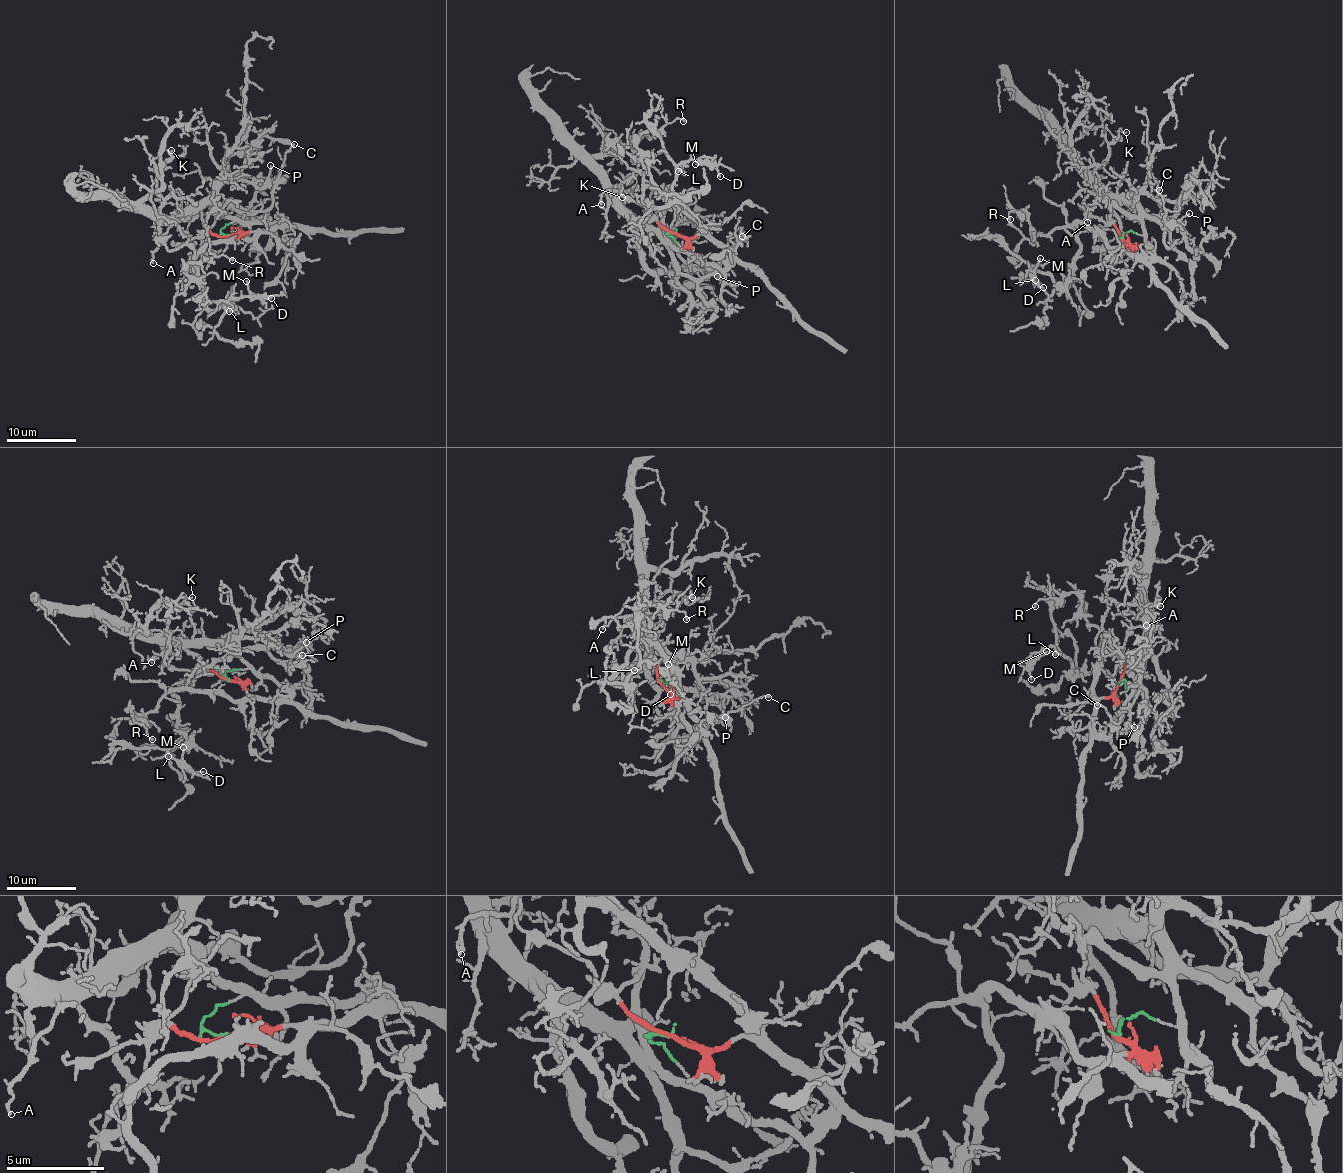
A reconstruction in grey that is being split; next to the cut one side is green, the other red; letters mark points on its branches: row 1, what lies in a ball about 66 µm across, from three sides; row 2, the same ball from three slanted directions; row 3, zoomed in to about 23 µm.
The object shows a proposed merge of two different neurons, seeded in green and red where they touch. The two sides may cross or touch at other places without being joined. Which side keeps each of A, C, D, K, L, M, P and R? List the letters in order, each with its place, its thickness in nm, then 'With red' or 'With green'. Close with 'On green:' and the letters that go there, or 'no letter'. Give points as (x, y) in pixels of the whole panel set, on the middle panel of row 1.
A: Place: (601, 204). Thickness 110 nm. With green
C: Place: (742, 236). Thickness 130 nm. With green
D: Place: (720, 176). Thickness 140 nm. With red
K: Place: (622, 197). Thickness 50 nm. With green
L: Place: (678, 171). Thickness 130 nm. With red
M: Place: (695, 164). Thickness 140 nm. With red
P: Place: (717, 276). Thickness 100 nm. With green
R: Place: (683, 121). Thickness 110 nm. With red
On green: A, C, K, P

